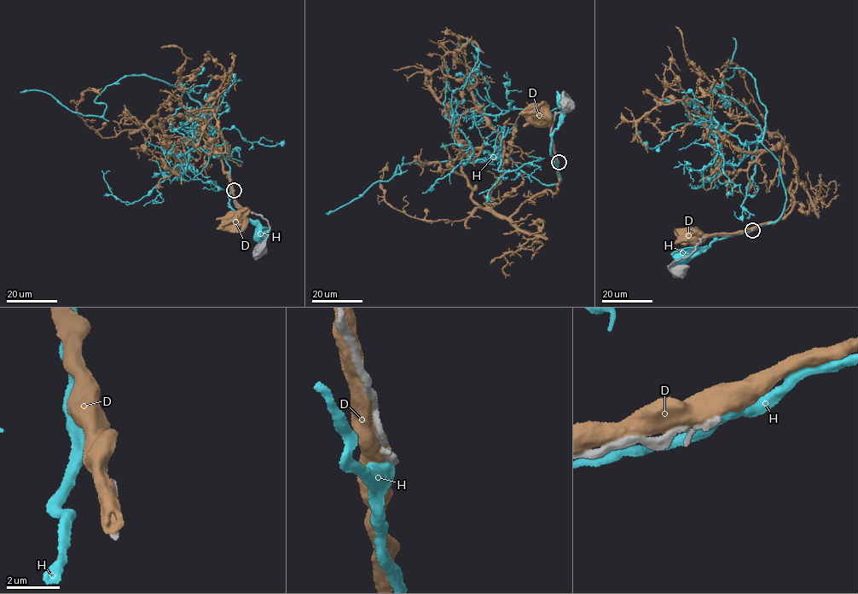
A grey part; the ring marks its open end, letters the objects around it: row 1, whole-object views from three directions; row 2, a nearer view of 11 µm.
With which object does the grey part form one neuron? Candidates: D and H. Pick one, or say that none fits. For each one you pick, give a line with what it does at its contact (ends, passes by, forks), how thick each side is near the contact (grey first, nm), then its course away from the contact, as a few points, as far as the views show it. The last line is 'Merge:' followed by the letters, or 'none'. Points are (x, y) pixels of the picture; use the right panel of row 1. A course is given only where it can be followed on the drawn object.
Merge: none

